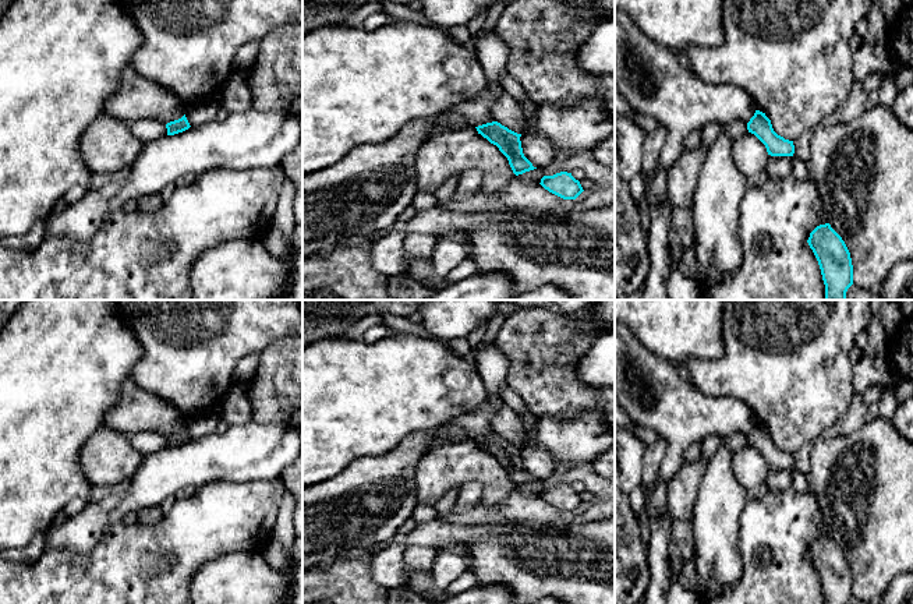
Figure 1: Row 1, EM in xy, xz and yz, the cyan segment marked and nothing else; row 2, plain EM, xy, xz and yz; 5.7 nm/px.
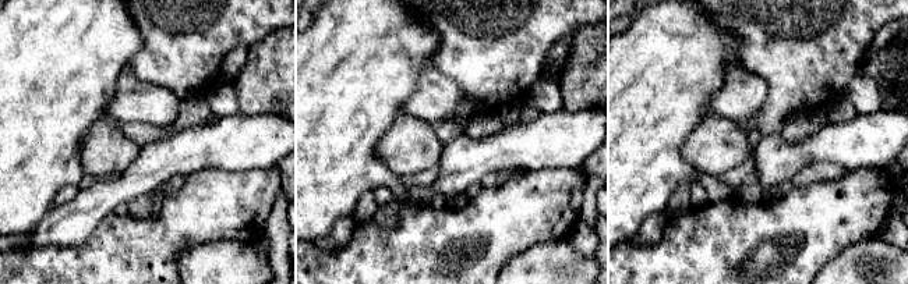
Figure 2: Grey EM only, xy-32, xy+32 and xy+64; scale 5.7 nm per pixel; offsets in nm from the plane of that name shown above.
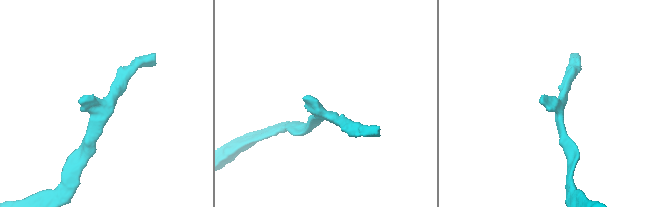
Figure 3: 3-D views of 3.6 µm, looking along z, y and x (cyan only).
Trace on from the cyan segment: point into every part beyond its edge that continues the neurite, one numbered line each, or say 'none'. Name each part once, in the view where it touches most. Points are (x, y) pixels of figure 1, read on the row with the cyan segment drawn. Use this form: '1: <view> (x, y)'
none

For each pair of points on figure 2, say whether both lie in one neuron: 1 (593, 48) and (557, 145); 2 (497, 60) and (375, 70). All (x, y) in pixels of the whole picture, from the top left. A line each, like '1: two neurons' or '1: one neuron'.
1: two neurons
2: two neurons

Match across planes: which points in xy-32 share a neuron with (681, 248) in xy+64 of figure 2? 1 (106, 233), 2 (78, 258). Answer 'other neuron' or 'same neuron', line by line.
1: same neuron
2: same neuron

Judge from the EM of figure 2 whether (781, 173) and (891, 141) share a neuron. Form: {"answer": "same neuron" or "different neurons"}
{"answer": "same neuron"}

